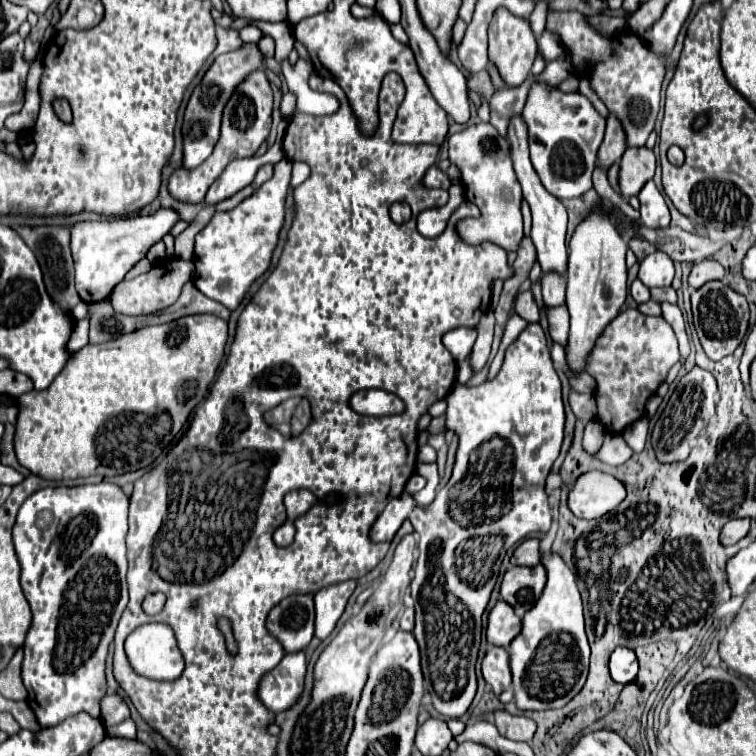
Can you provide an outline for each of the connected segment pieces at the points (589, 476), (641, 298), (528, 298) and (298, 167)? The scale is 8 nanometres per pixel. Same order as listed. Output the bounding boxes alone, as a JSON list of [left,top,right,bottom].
[[569,471,625,519],[631,279,651,305],[515,291,539,323],[291,161,311,187]]

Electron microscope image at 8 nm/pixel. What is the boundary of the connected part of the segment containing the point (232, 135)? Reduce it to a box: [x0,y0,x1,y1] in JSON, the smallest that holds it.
[167,69,273,203]

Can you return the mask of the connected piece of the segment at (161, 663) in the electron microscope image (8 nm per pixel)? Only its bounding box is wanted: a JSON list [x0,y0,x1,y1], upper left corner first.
[125,623,183,681]

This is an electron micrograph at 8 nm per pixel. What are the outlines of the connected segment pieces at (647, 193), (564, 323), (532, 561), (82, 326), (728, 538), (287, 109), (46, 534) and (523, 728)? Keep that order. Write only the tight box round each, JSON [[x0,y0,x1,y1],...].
[[637,181,671,229],[547,305,569,347],[511,539,541,567],[67,314,90,353],[719,519,751,547],[279,91,297,121],[13,483,129,727],[495,711,535,743]]

